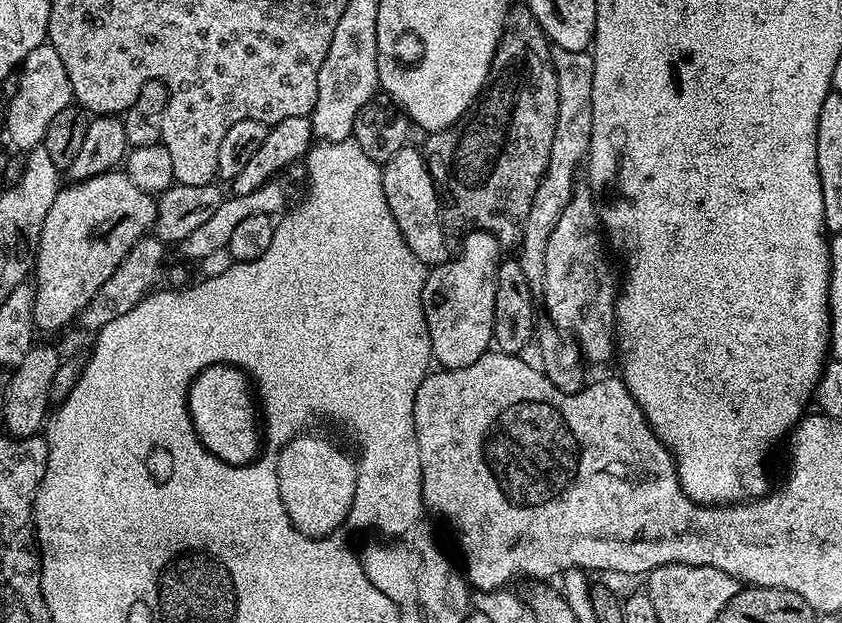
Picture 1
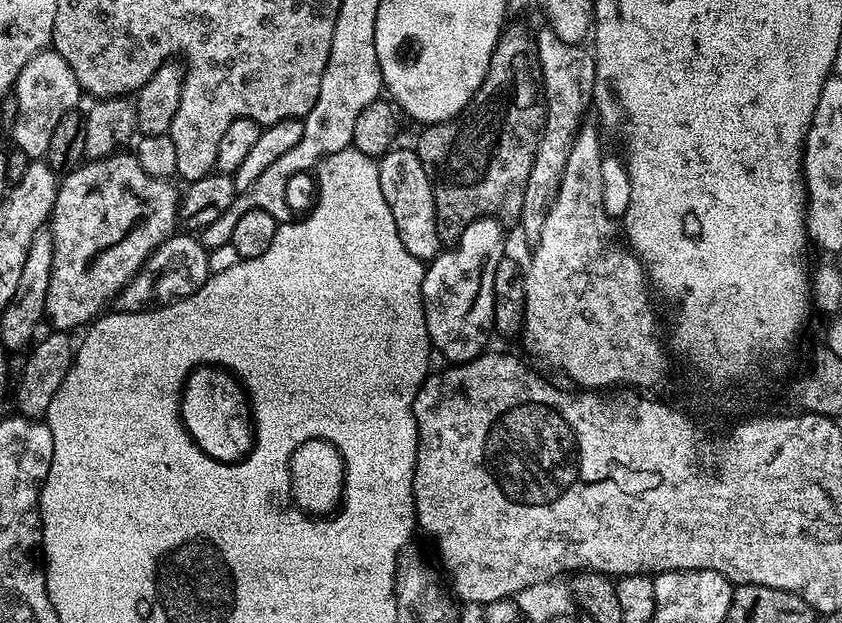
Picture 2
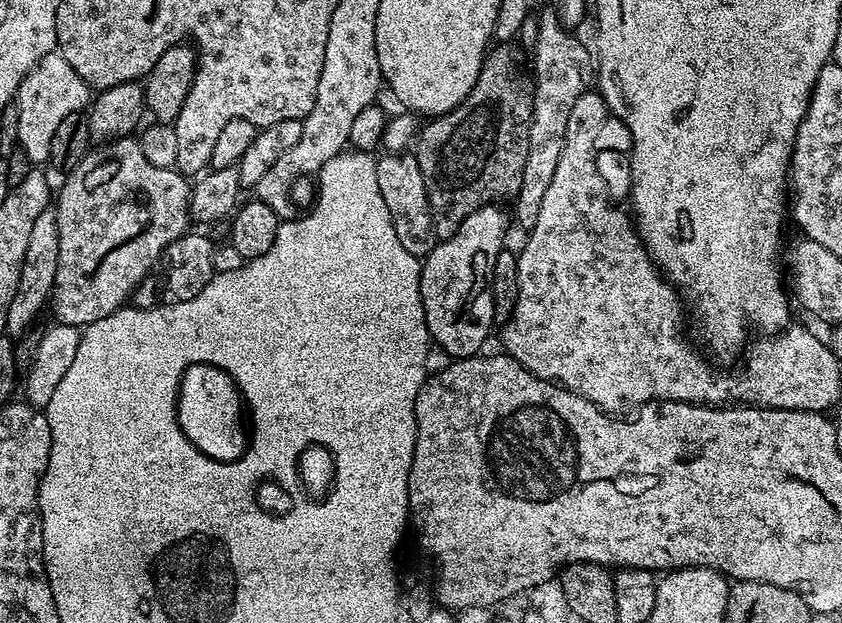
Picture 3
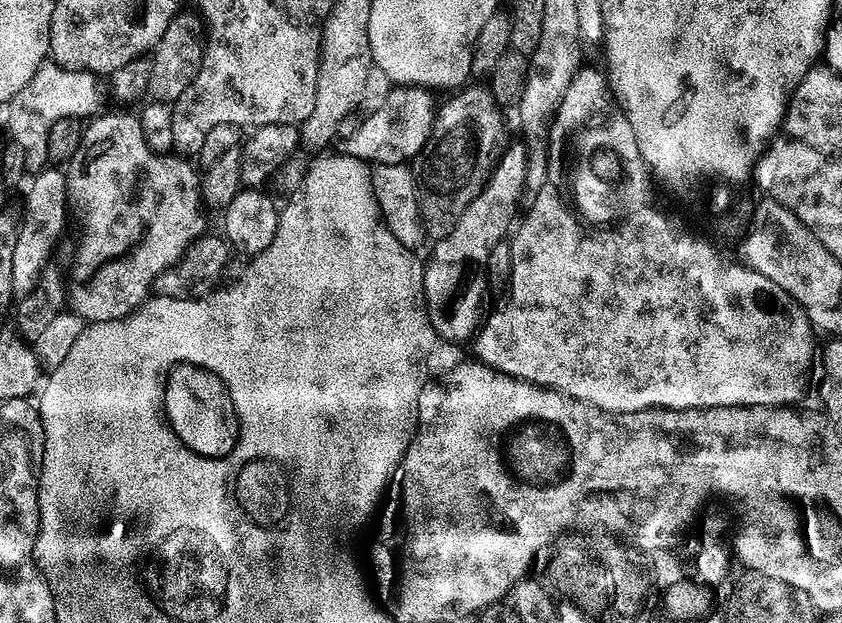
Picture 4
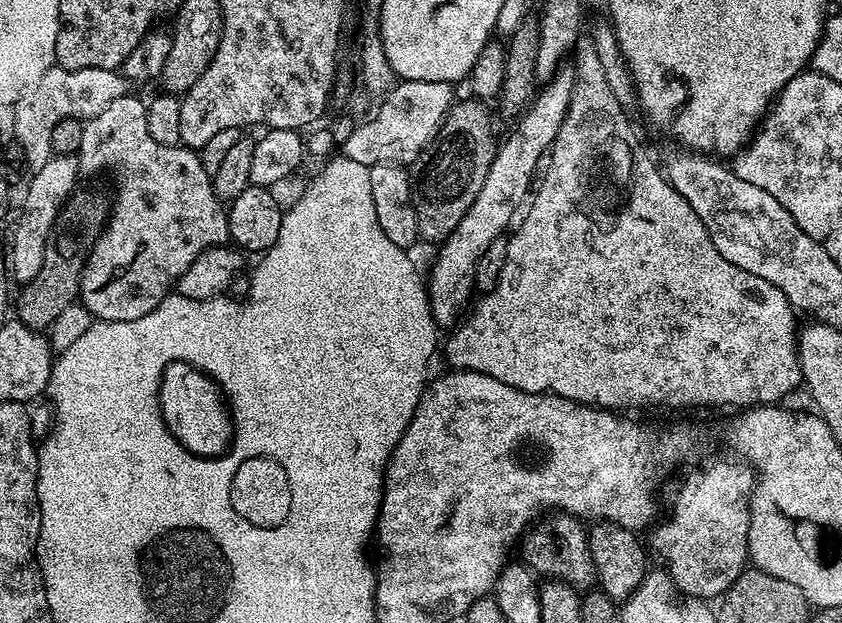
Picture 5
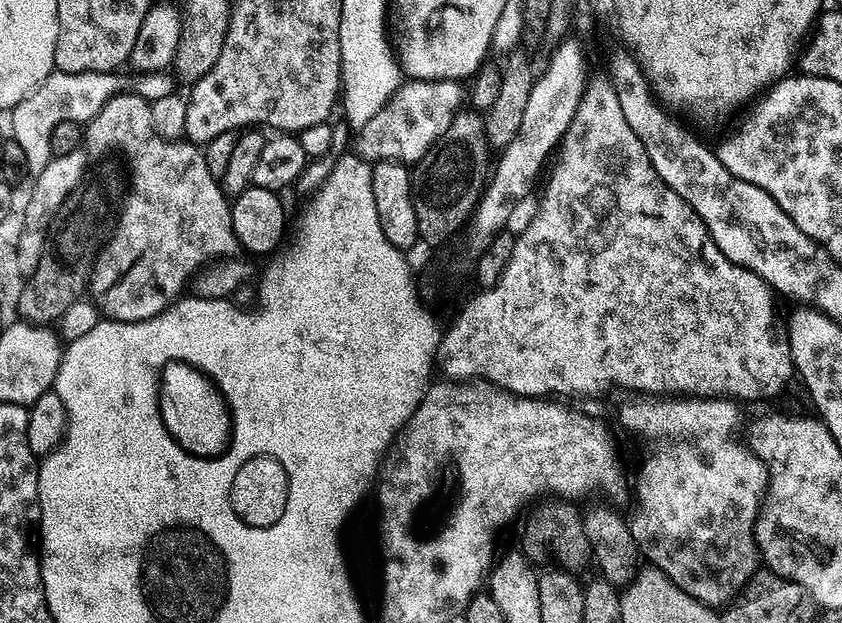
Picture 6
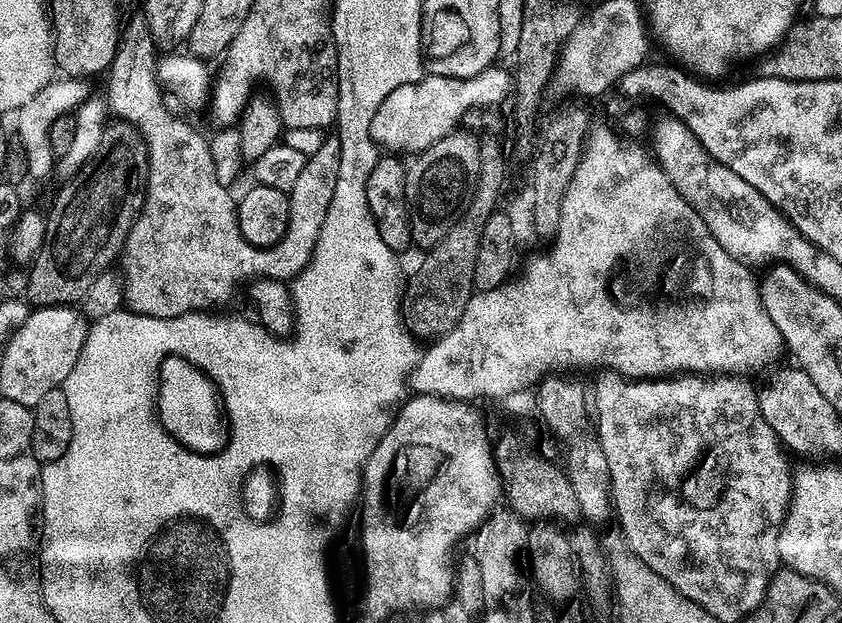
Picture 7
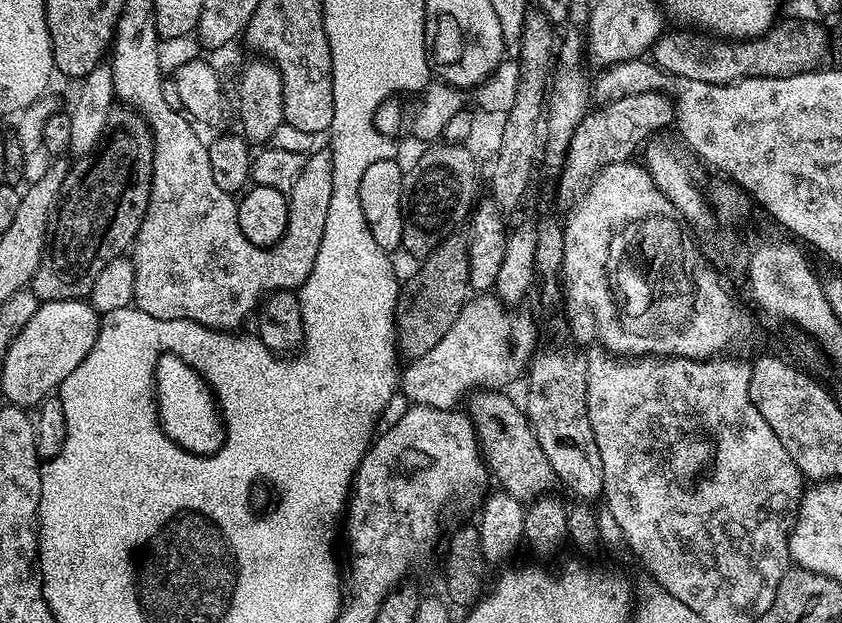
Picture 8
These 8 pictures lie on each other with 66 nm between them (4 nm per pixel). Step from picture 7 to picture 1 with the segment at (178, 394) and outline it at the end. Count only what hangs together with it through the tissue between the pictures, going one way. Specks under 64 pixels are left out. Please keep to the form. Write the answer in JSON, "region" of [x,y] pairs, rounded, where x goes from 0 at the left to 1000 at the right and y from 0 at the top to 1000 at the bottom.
{"region":[[[252,584],[248,591],[239,594],[222,618],[223,663],[228,673],[230,690],[242,713],[246,726],[254,727],[260,738],[271,745],[297,745],[305,737],[304,717],[311,713],[311,700],[304,695],[304,655],[299,650],[299,629],[295,624],[295,610],[281,586]]]}

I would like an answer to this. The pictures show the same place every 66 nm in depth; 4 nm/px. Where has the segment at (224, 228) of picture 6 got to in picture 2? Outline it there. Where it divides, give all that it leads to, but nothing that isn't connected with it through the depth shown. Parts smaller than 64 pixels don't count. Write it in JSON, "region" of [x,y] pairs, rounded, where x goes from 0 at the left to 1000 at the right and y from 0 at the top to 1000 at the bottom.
{"region":[[[147,241],[139,242],[137,250],[131,250],[126,257],[105,257],[95,265],[87,276],[80,278],[70,291],[67,303],[67,323],[62,332],[59,348],[59,371],[62,376],[62,432],[59,433],[59,465],[55,465],[55,502],[56,518],[62,518],[61,525],[68,533],[84,535],[86,526],[99,528],[109,518],[115,507],[120,506],[129,493],[131,483],[137,480],[139,470],[152,456],[152,451],[170,430],[172,419],[181,409],[192,387],[198,384],[210,371],[211,366],[211,308],[202,299],[198,287],[191,287],[189,283],[176,283],[173,273],[165,263],[163,252],[154,247],[151,250]]]}

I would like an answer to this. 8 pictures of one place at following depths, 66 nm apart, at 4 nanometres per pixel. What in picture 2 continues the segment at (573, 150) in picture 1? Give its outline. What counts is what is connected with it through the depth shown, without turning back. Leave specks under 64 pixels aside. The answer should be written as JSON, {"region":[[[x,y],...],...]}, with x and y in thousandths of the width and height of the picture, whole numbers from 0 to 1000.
{"region":[[[643,45],[643,51],[635,53],[635,61],[648,178],[646,204],[641,213],[641,234],[637,242],[634,266],[629,270],[625,311],[620,318],[620,343],[615,355],[616,364],[622,364],[622,379],[627,388],[637,387],[644,376],[644,356],[648,356],[651,332],[658,324],[670,284],[672,254],[677,254],[684,218],[695,204],[694,185],[704,172],[703,146],[708,124],[708,93],[700,79],[697,83],[689,71],[667,67],[667,61],[663,61],[656,45]]]}

